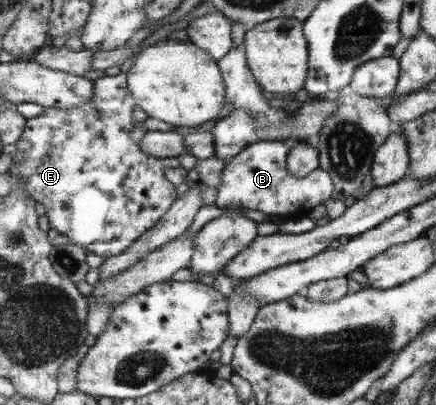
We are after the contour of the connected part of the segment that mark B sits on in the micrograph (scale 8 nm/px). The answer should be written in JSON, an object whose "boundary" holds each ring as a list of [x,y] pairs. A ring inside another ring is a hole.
{"boundary":[[[256,141],[249,144],[225,163],[214,204],[222,209],[253,209],[267,216],[306,218],[314,207],[332,198],[334,182],[322,168],[315,169],[304,177],[292,175],[288,163],[290,150],[291,147],[283,141]]]}

